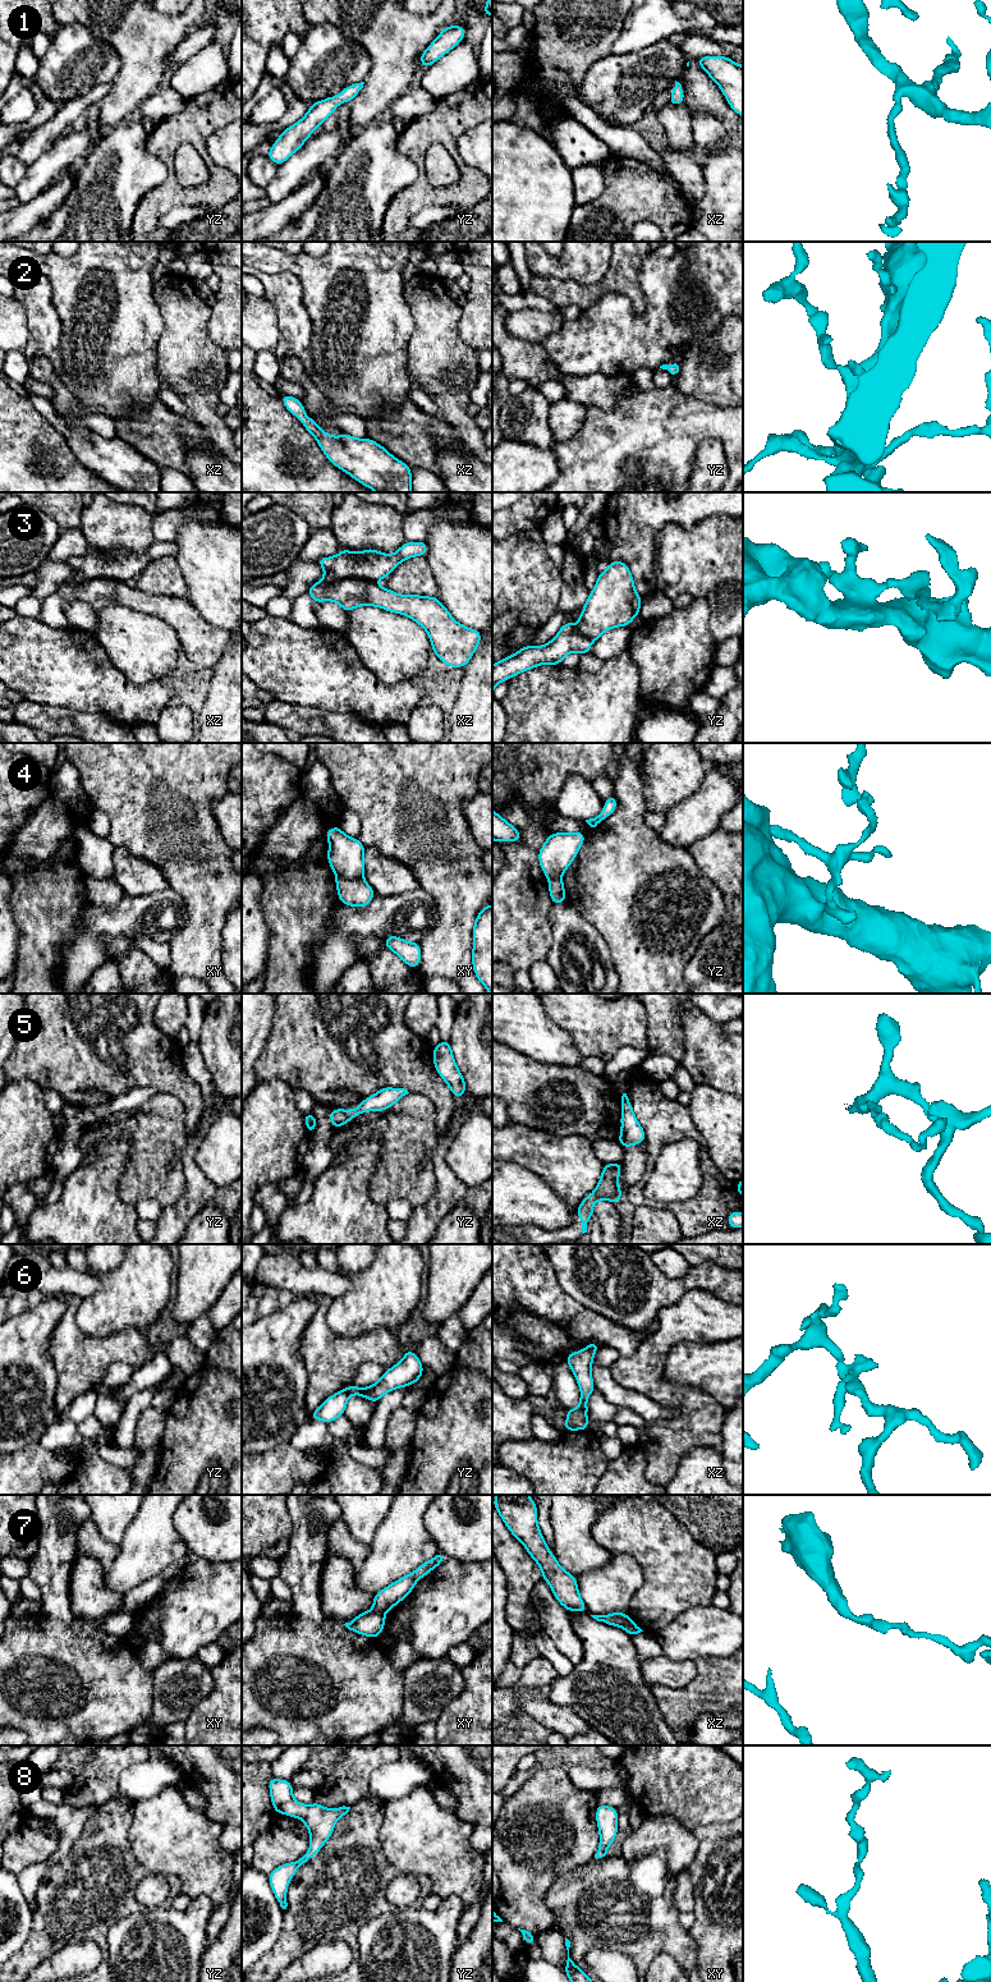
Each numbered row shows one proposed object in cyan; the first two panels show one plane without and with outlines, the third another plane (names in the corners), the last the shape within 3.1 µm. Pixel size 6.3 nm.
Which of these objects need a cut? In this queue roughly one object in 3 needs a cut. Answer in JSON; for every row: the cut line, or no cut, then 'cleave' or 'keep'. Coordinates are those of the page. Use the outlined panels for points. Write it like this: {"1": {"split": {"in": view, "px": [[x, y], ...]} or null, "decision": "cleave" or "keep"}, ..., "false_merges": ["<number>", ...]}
{"1": {"split": null, "decision": "keep"}, "2": {"split": null, "decision": "keep"}, "3": {"split": {"in": "xz", "px": [[375, 581], [338, 579], [327, 583], [319, 582]]}, "decision": "cleave"}, "4": {"split": {"in": "xy", "px": [[336, 876], [362, 879]]}, "decision": "cleave"}, "5": {"split": null, "decision": "keep"}, "6": {"split": {"in": "yz", "px": [[345, 1389], [349, 1394]]}, "decision": "cleave"}, "7": {"split": {"in": "xy", "px": [[372, 1609], [382, 1614]]}, "decision": "cleave"}, "8": {"split": null, "decision": "keep"}, "false_merges": ["3", "4", "6", "7"]}

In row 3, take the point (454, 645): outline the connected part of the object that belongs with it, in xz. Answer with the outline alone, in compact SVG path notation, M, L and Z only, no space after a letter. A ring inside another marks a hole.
M367 579L316 582L307 593L315 604L334 601L347 614L358 606L376 606L410 618L427 632L432 652L451 667L464 667L481 642L482 633L459 624L439 597L398 595Z

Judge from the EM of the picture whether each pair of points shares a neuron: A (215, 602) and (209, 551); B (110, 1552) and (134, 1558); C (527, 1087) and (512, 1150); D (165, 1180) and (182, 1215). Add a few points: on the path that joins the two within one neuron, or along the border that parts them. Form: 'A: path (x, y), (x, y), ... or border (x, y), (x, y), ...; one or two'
A: path (215, 590), (215, 564); one
B: border (119, 1545), (117, 1558), (105, 1572); two
C: border (510, 1120), (518, 1124), (527, 1124), (546, 1133); two
D: border (183, 1173), (186, 1192), (174, 1203), (163, 1209); two

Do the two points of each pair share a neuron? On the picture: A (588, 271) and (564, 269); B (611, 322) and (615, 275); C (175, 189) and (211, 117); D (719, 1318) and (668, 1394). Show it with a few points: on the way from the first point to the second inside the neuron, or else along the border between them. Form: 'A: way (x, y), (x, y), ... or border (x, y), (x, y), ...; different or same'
A: way (582, 269), (570, 269); same
B: border (634, 306), (622, 293), (605, 292), (588, 307); different
C: way (170, 169), (169, 147), (191, 125); same
D: way (692, 1318), (687, 1320), (656, 1350), (656, 1367); same

